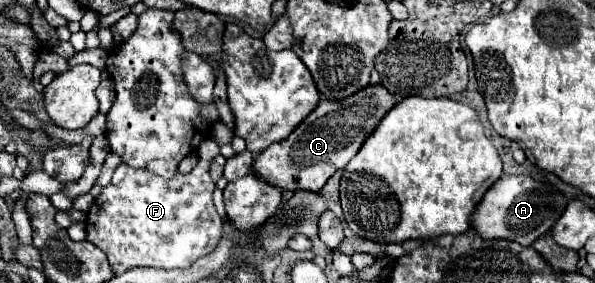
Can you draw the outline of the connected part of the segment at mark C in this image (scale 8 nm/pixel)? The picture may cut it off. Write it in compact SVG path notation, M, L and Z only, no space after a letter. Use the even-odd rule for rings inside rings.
M370 85L344 101L322 99L318 107L280 143L270 145L256 155L252 171L266 183L274 183L282 191L320 191L324 183L356 155L364 139L374 131L378 121L400 101L382 85Z

